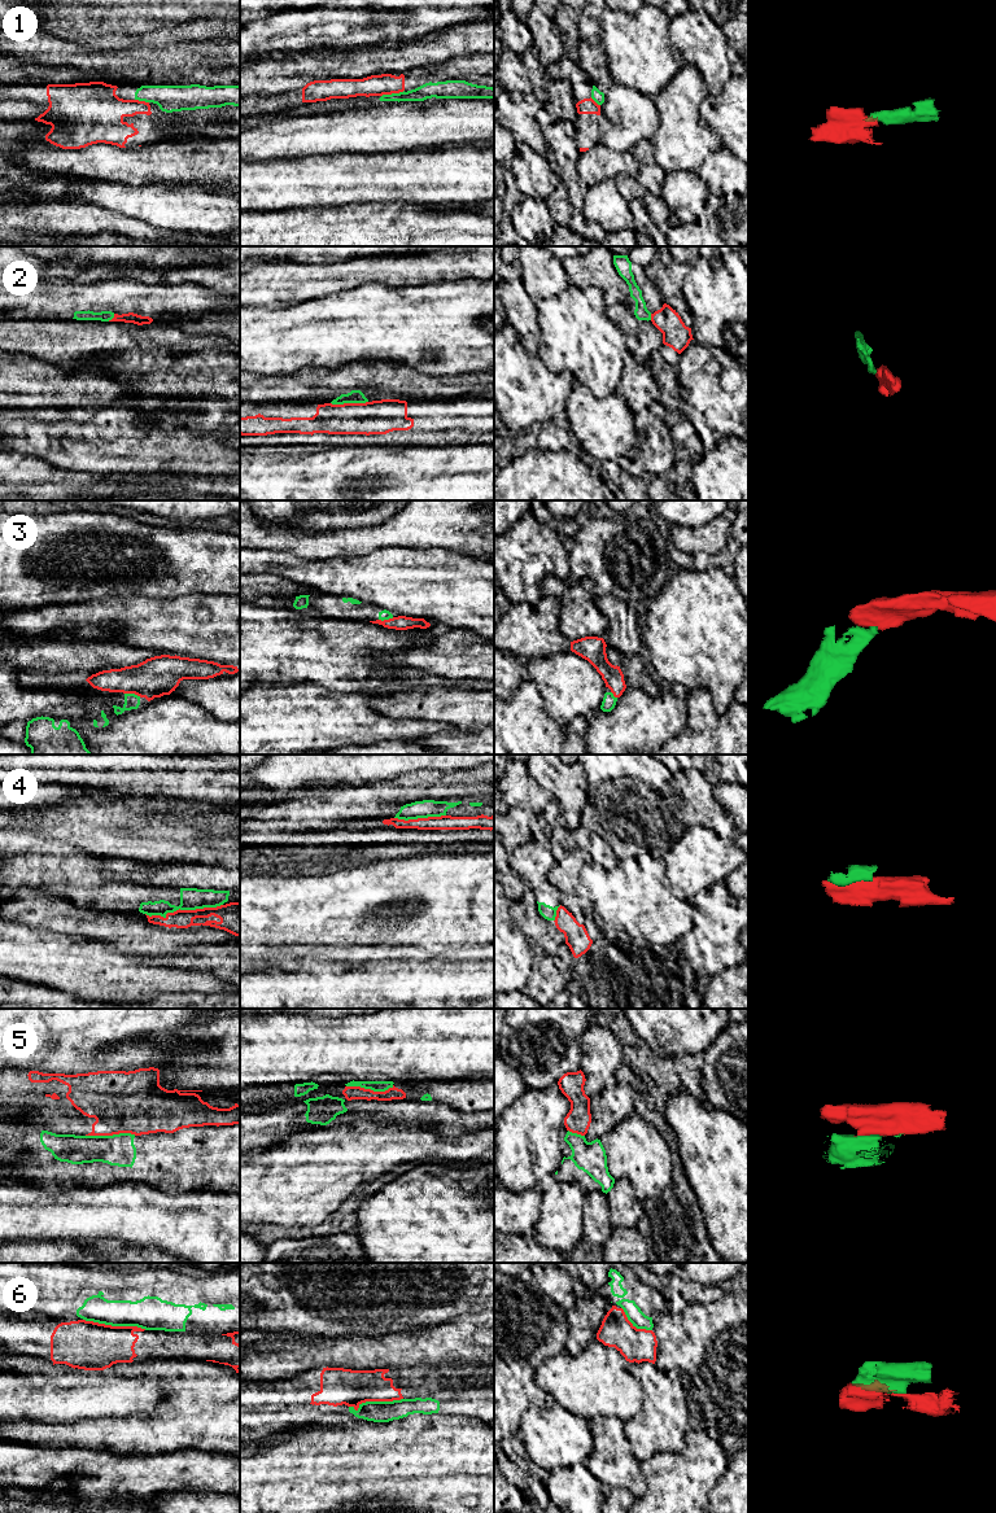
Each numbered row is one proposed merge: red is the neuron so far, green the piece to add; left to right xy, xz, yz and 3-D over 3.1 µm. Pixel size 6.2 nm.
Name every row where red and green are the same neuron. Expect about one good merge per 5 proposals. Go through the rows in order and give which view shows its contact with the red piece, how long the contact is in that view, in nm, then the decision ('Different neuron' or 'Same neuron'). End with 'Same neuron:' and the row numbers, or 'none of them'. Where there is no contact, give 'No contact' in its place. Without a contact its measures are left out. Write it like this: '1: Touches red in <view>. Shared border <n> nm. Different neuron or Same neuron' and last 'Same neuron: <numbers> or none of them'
1: Touches red in xz. Shared border 150 nm. Different neuron
2: Touches red in xz. Shared border 240 nm. Different neuron
3: Touches red in xy. Shared border 110 nm. Same neuron
4: Touches red in xy. Shared border 480 nm. Different neuron
5: Touches red in xy. Shared border 320 nm. Different neuron
6: Touches red in xy. Shared border 400 nm. Different neuron
Same neuron: 3

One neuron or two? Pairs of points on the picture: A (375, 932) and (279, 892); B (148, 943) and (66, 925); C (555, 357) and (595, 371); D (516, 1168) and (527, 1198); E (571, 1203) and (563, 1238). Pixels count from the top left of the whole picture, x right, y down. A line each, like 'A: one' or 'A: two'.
A: one
B: one
C: one
D: two
E: one

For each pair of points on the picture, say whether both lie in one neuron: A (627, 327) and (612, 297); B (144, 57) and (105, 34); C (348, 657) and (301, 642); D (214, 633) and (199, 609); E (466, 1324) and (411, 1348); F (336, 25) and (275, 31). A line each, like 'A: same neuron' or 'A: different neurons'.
A: different neurons
B: different neurons
C: same neuron
D: same neuron
E: same neuron
F: same neuron

